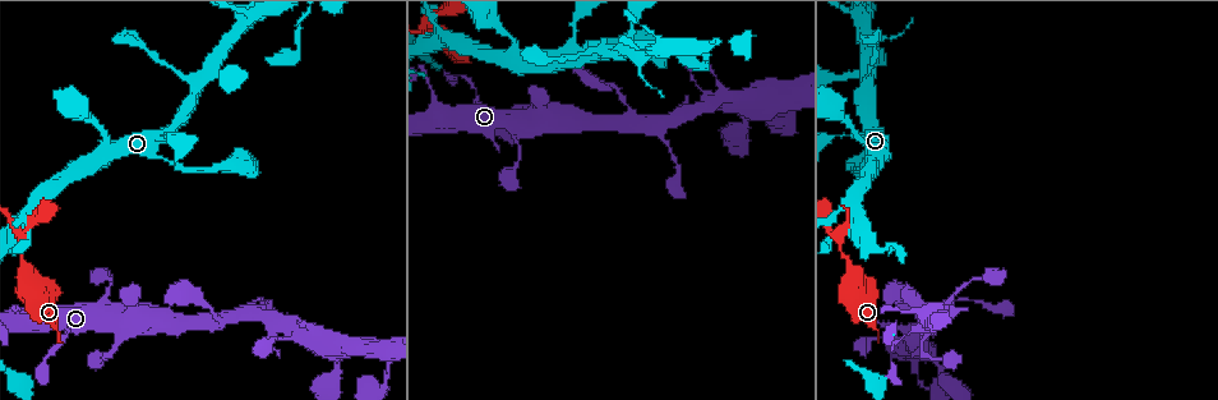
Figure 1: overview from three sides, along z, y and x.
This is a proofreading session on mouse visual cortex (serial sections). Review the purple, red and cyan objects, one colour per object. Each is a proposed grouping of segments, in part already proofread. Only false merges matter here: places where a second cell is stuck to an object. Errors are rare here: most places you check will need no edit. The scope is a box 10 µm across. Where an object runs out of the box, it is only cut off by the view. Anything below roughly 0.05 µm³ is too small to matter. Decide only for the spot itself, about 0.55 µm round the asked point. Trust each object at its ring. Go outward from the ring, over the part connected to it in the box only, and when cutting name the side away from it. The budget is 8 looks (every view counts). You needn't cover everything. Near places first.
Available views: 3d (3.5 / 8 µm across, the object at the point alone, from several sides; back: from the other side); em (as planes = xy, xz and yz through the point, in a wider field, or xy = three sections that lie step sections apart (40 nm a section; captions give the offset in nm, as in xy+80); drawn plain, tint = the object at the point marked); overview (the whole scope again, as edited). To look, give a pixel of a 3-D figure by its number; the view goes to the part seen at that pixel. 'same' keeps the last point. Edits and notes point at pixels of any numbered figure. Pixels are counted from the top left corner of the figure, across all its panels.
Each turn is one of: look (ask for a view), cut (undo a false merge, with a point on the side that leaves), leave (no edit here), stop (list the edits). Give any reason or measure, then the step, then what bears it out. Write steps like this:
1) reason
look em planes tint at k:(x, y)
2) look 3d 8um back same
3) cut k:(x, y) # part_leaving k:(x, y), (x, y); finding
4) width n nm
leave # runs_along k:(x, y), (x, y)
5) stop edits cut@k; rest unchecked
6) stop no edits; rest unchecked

sharp bend
look 3d 8um at 1:(617, 51)

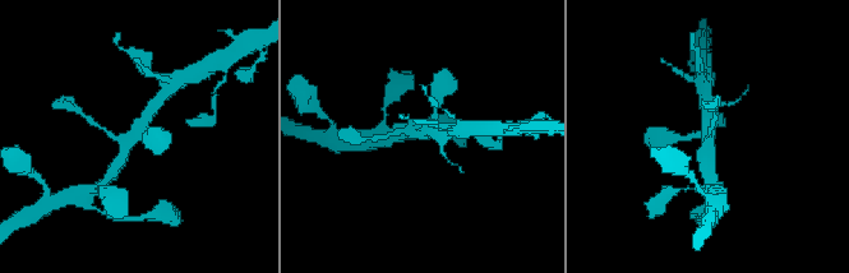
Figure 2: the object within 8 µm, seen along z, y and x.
zoom in
look 3d 3.5um back same

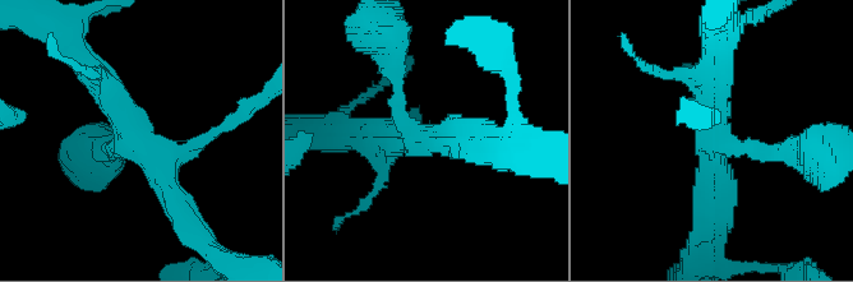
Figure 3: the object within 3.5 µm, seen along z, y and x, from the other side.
arms 4; arm_widths 150, 200, 300, 350 nm
look em xy step 5 tint at 3:(420, 136)

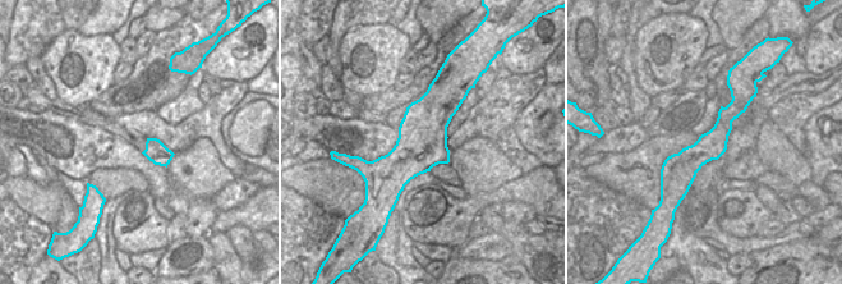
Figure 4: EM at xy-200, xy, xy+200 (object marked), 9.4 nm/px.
leave # runs_along 4:(741, 102), (677, 182); all the same cell

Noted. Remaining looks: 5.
four-way junction
look 3d 8um at 1:(529, 119)

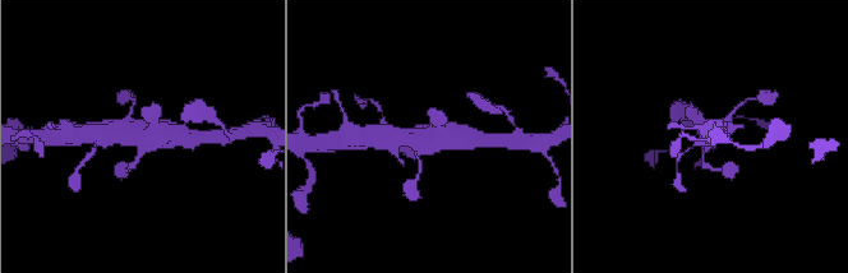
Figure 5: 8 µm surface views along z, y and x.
closer look
look 3d 3.5um same

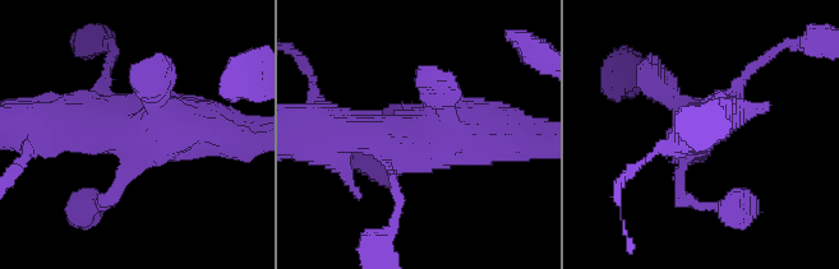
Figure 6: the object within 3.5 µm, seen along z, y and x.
look em xy step 3 tint at 6:(139, 128)

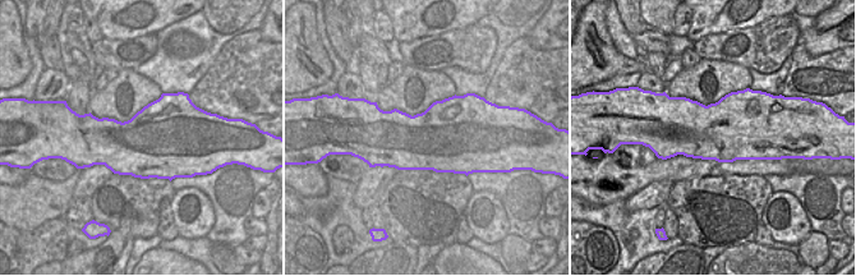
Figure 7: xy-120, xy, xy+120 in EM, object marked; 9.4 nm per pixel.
width 700 nm
leave # runs_along 6:(55, 125), (224, 138); continuous, no second cell

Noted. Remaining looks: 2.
calibre changes
look 3d 3.5um at 1:(709, 101)

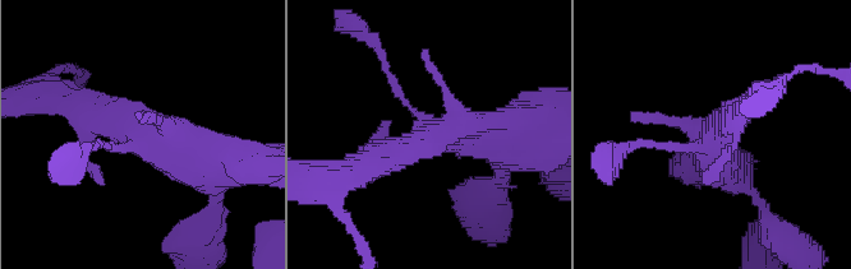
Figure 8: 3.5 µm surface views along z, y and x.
look em xy step 2 tint at 8:(436, 135)

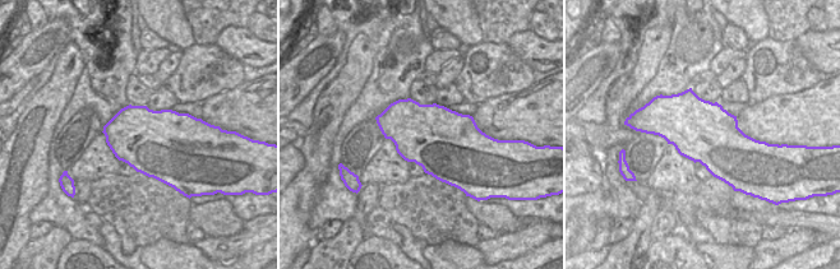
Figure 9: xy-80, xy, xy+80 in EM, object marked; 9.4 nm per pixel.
leave # runs_along 8:(78, 102), (192, 165), (228, 165); continuous, no second cell

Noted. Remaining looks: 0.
stop no edits; rest unchecked

